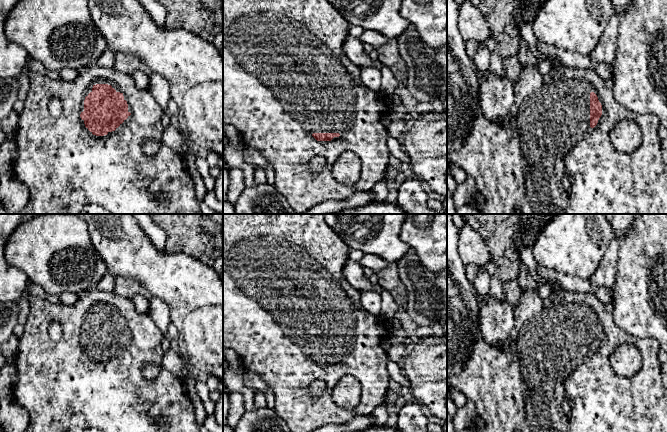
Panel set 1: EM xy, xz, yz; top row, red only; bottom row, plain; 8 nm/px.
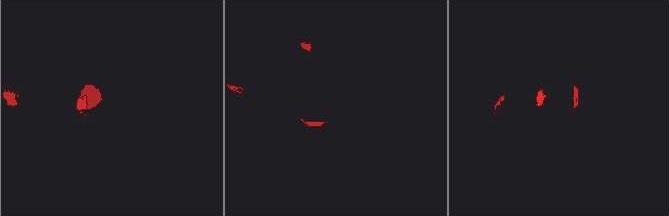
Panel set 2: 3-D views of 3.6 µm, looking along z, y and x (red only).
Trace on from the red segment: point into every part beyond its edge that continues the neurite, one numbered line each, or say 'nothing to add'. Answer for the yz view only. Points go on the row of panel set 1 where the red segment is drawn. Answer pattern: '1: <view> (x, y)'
1: yz (546, 159)

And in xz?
1: xz (285, 76)

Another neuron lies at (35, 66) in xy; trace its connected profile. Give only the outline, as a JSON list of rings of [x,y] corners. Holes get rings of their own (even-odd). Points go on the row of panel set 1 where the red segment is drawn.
[[[32,59],[29,63],[29,71],[39,74],[45,74],[46,68],[37,60]]]

